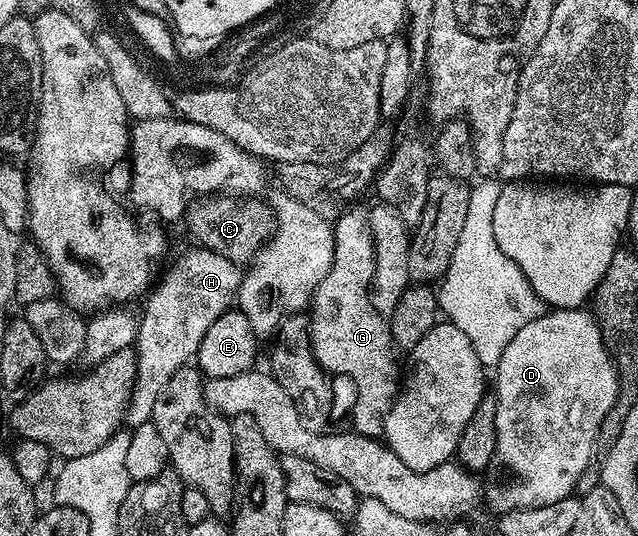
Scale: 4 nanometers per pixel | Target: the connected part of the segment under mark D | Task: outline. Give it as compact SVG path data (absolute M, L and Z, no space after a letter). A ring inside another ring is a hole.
M554 308L541 314L539 318L531 318L528 324L524 324L520 328L520 332L516 332L516 336L508 344L508 348L504 348L496 367L496 373L498 375L494 378L494 386L492 382L492 397L496 400L496 458L499 463L502 461L514 473L514 478L518 482L508 483L503 490L498 486L492 487L491 490L489 487L484 494L485 501L487 503L490 501L491 508L496 512L495 515L501 516L507 514L509 510L544 508L544 504L556 504L560 500L571 497L577 491L580 472L584 472L584 468L588 468L588 460L595 457L600 424L604 420L604 416L608 416L612 404L618 398L620 389L618 367L604 344L602 329L598 327L597 318L586 308L576 310Z

